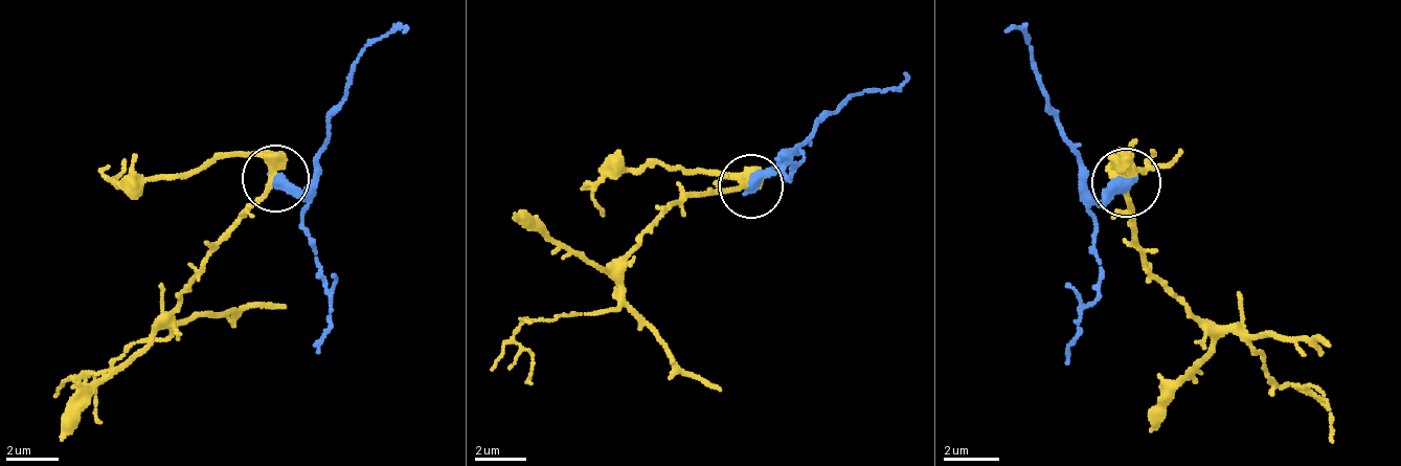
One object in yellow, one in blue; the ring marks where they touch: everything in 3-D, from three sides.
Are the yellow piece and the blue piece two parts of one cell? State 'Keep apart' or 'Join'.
Keep apart

